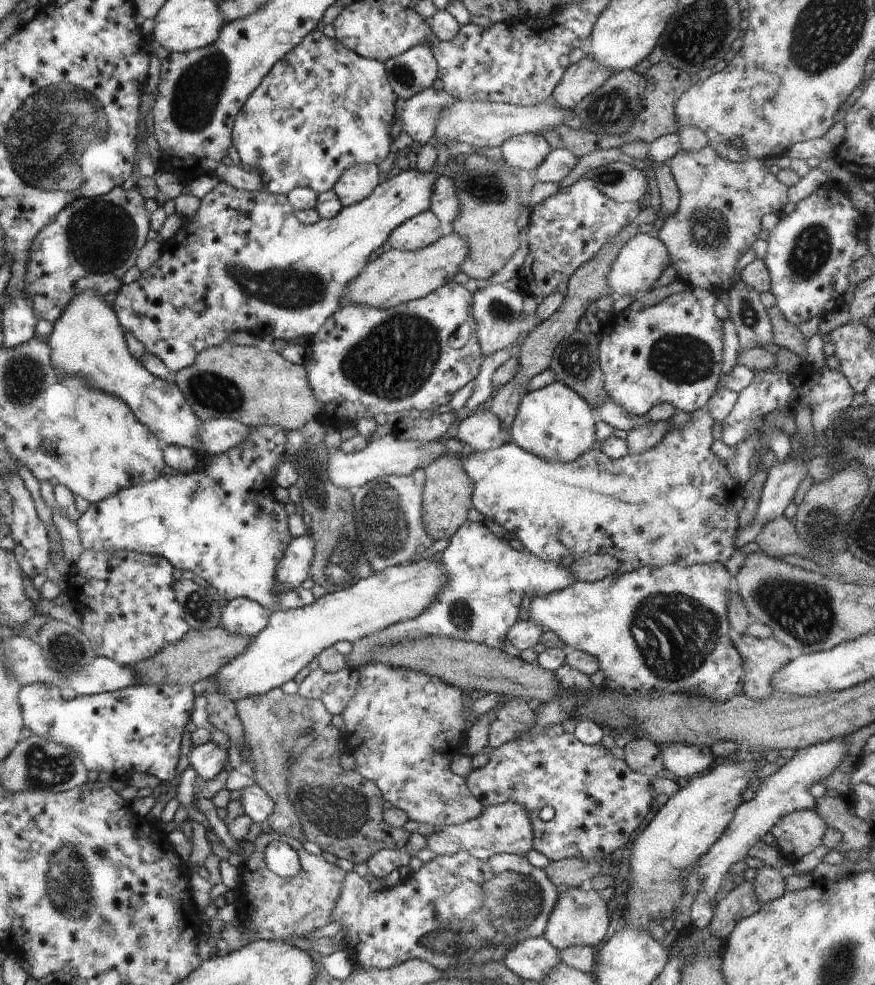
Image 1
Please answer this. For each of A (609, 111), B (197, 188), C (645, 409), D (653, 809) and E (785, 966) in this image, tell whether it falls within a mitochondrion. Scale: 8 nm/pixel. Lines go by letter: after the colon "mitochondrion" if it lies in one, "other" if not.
A: mitochondrion
B: other
C: other
D: other
E: other

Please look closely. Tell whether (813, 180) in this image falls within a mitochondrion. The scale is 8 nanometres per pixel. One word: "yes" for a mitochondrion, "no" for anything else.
no

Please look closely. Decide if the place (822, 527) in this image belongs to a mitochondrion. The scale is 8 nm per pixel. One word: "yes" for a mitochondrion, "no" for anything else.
yes

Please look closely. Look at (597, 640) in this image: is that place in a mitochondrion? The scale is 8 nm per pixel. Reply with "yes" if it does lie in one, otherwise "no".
no

